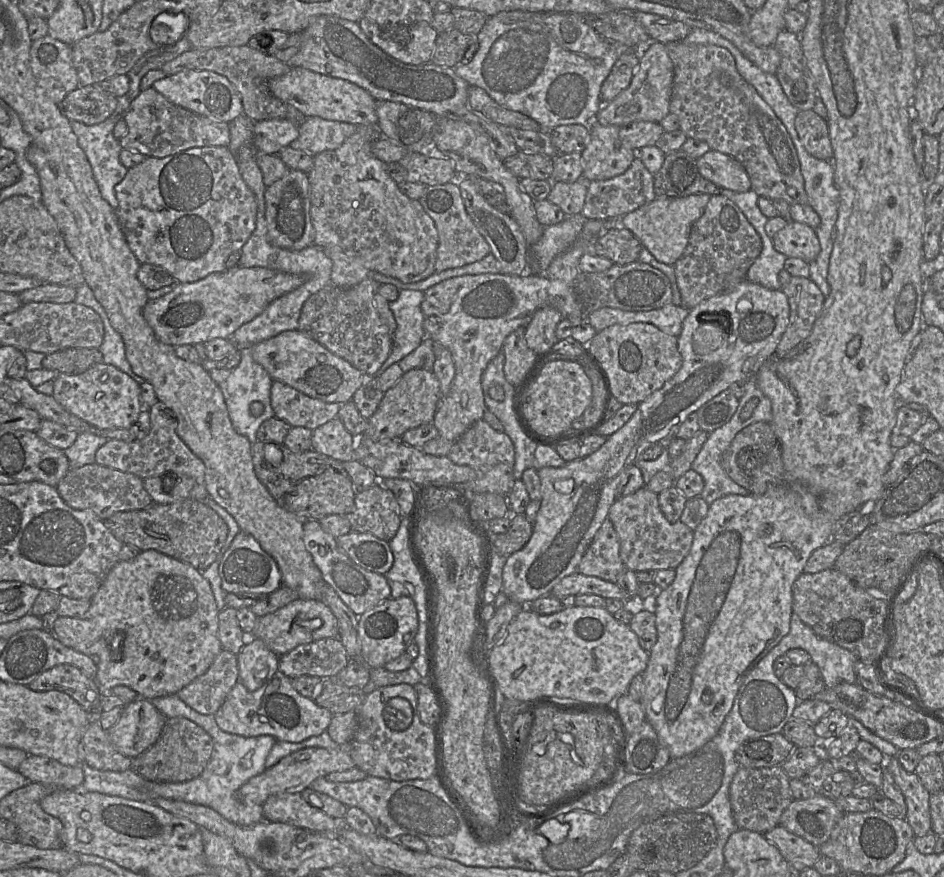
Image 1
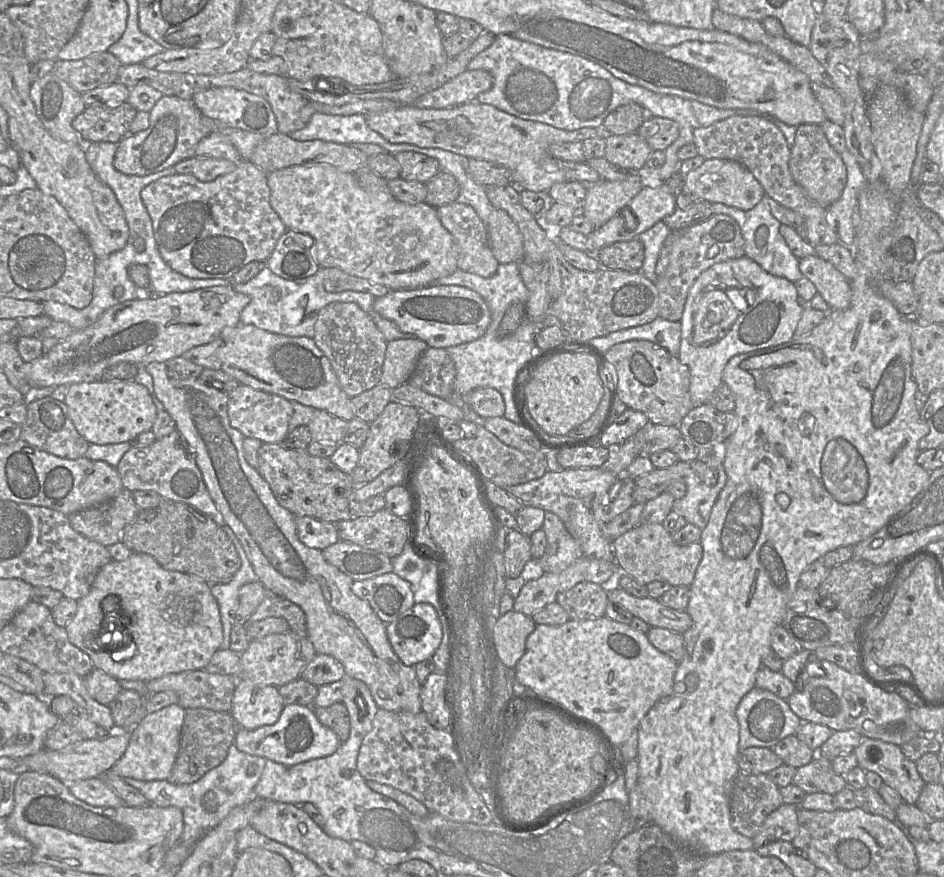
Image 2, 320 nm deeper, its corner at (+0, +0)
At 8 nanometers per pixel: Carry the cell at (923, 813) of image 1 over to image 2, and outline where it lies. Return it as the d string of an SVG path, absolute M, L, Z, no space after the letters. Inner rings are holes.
M863 737L854 753L858 766L864 771L877 773L883 783L897 791L903 802L911 805L917 803L925 782L916 763L905 757L900 746Z

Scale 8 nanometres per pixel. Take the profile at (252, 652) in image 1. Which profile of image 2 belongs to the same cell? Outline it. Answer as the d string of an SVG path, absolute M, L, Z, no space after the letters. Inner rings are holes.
M238 677L230 714L237 726L247 730L274 724L284 707L275 686L259 686L245 677Z

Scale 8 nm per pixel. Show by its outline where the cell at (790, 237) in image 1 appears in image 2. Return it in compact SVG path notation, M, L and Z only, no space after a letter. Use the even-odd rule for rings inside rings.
M816 254L799 259L799 270L810 280L830 310L845 310L851 301L850 281L829 261Z

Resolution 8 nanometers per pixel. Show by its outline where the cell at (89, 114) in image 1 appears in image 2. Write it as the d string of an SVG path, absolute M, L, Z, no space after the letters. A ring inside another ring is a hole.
M127 101L88 105L72 121L72 128L85 144L119 141L129 133L137 110Z

